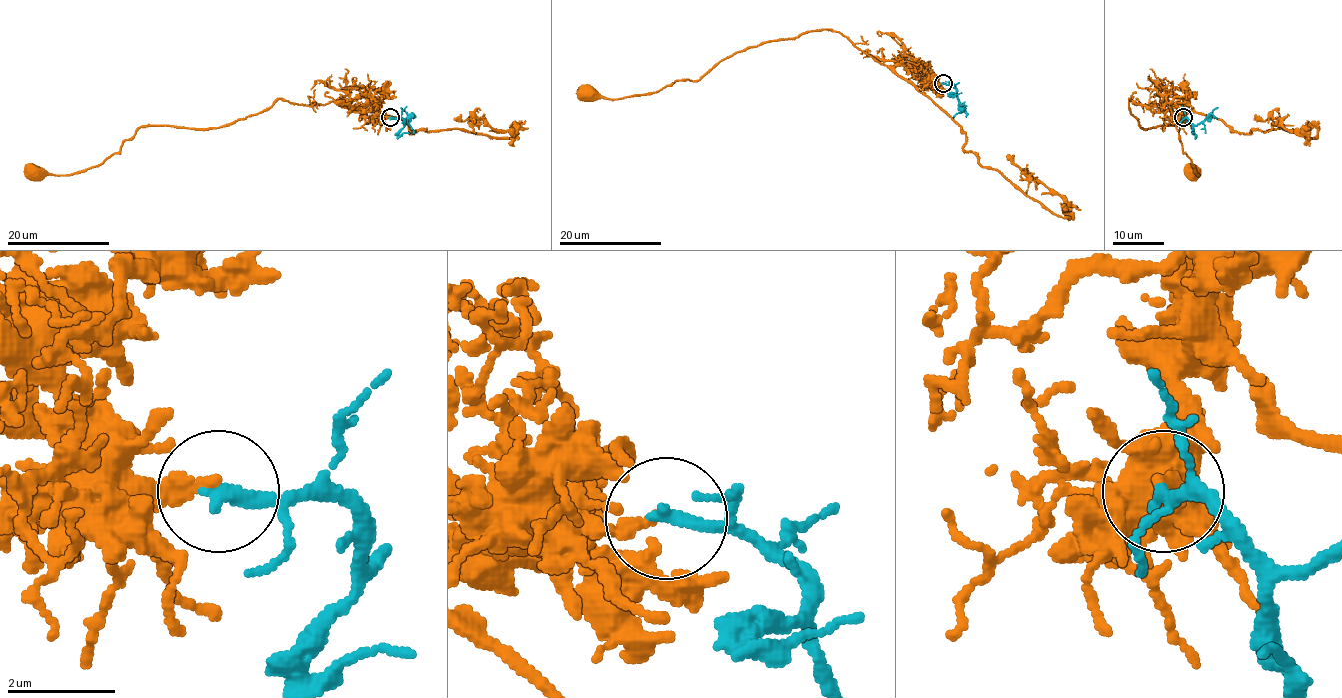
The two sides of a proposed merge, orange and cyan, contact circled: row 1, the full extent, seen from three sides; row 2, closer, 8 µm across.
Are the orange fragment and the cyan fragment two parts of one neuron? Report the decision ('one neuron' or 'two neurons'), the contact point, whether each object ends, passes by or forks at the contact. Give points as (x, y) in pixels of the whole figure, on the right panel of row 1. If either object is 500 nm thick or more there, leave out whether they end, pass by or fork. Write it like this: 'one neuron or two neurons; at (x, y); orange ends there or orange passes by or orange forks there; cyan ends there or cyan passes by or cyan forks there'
two neurons; at (1183, 117); orange ends there; cyan ends there

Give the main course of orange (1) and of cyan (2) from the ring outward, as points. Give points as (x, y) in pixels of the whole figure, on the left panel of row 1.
1: (390, 116), (362, 96), (306, 105), (282, 98), (210, 128), (141, 127), (89, 168), (33, 170)
2: (390, 118), (400, 118), (404, 124), (408, 114), (400, 107)

